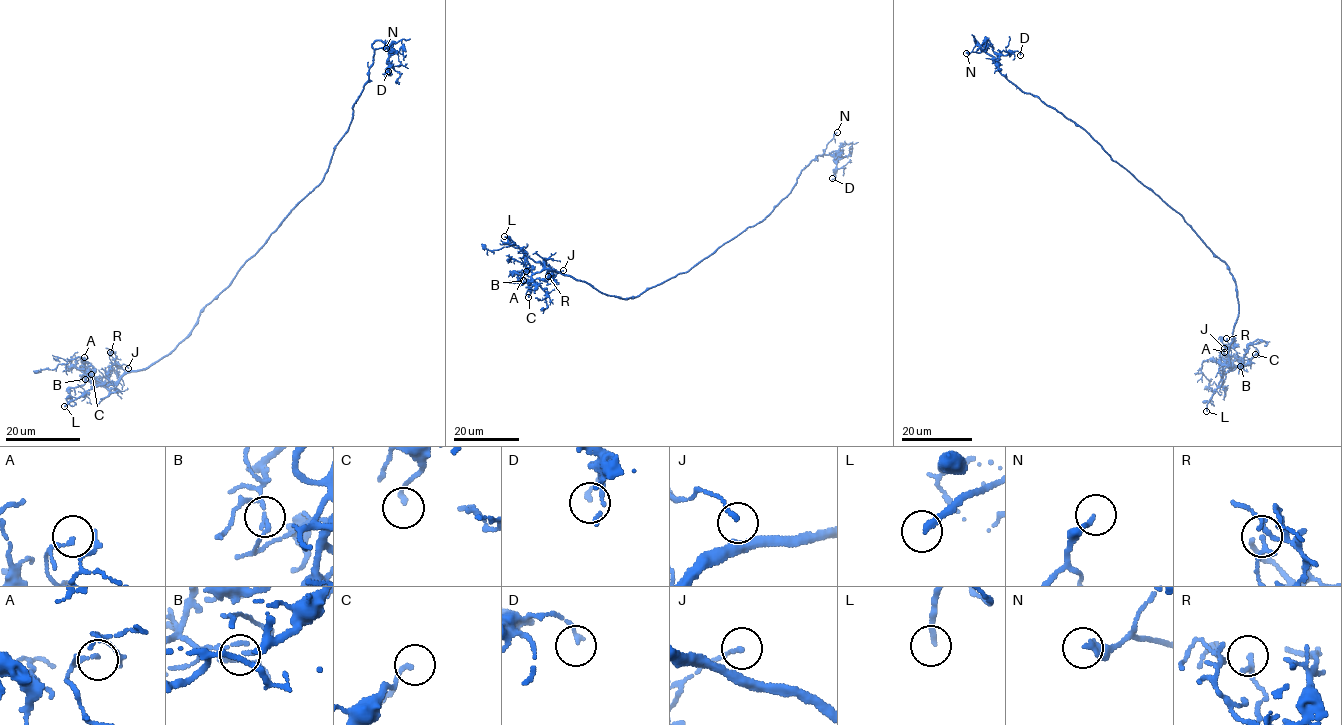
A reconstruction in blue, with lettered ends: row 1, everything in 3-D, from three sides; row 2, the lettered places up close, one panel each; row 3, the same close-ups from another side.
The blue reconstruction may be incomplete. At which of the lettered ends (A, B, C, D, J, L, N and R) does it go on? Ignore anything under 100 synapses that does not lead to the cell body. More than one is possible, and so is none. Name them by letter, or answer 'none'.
L

